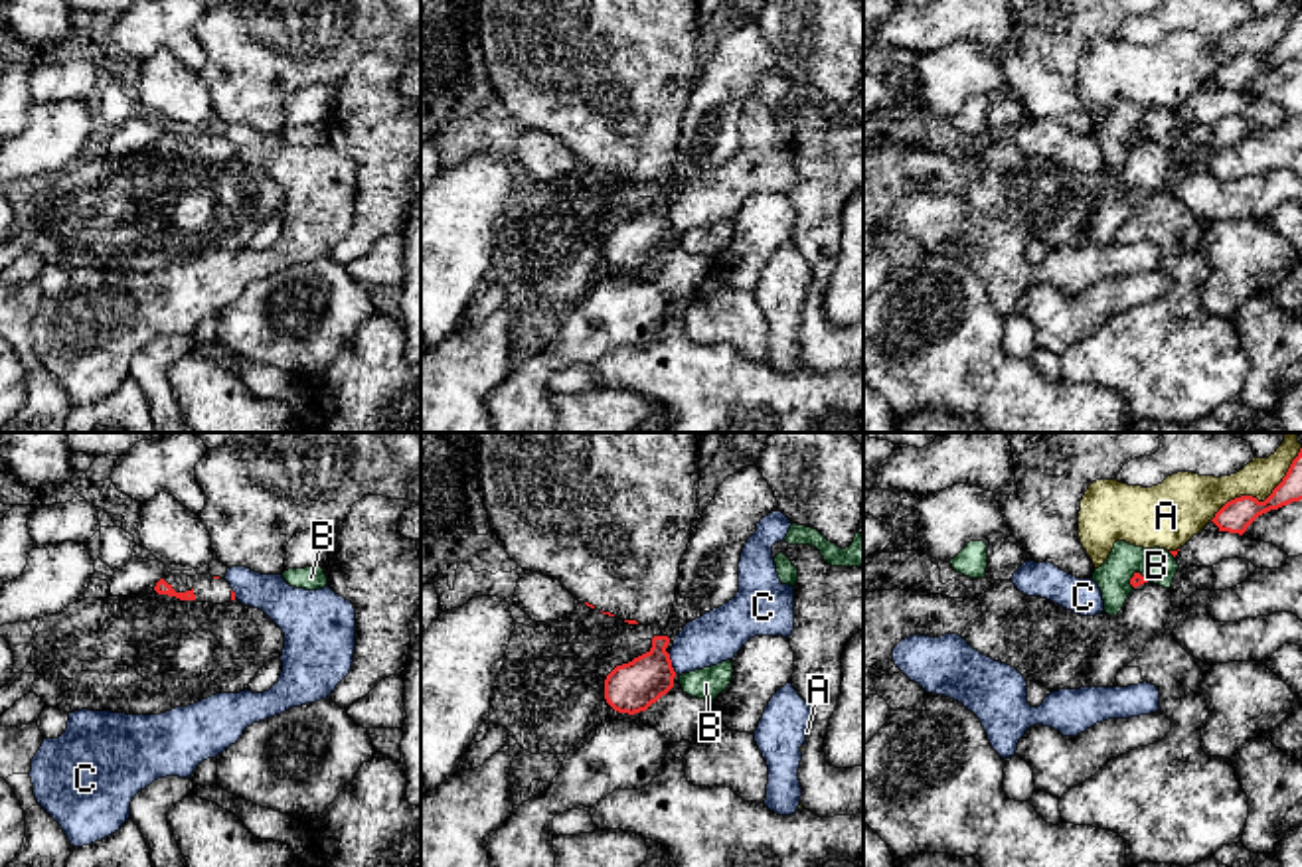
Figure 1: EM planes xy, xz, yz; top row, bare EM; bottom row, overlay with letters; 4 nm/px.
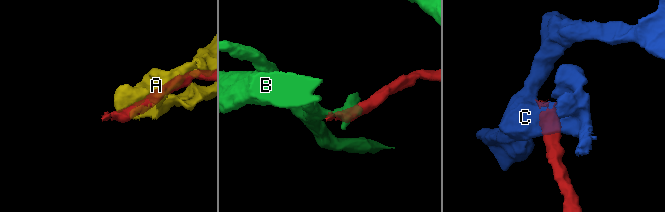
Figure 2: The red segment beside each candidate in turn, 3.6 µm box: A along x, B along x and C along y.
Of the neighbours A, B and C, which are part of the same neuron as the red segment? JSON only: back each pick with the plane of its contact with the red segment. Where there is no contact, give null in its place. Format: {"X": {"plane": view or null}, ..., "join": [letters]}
{"join": []}

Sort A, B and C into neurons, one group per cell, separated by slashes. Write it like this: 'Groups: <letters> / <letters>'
Groups: A C / B

